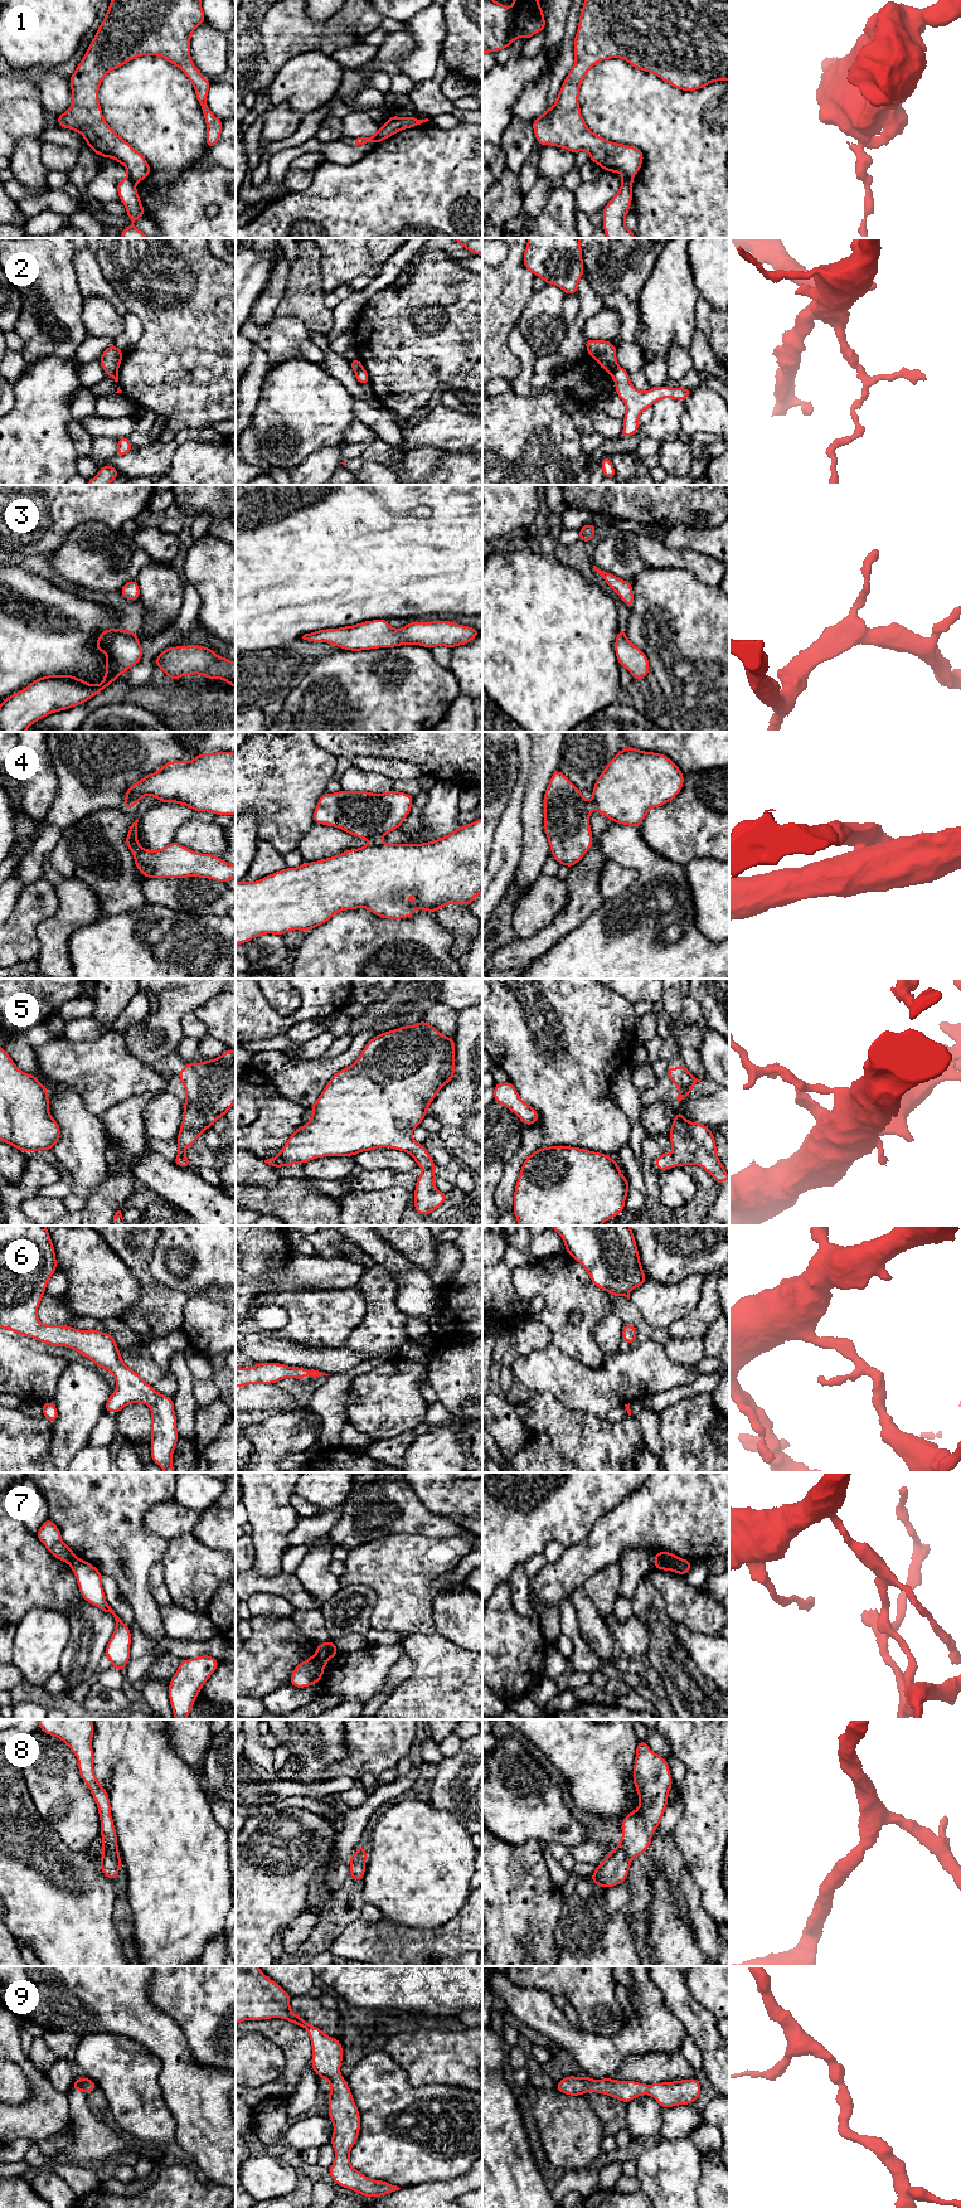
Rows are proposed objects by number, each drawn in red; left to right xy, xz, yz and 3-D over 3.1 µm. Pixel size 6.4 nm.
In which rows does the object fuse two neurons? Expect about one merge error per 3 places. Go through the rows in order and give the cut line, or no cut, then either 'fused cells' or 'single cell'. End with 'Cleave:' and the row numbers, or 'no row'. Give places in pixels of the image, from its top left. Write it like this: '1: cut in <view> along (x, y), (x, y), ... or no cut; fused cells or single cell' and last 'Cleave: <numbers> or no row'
1: cut in yz along (632, 176), (622, 179); fused cells
2: cut in yz along (617, 365), (611, 374); fused cells
3: no cut; single cell
4: cut in xz along (379, 839), (370, 842); fused cells
5: no cut; single cell
6: no cut; single cell
7: cut in yz along (655, 1554), (669, 1568); fused cells
8: no cut; single cell
9: no cut; single cell
Cleave: 1, 2, 4, 7

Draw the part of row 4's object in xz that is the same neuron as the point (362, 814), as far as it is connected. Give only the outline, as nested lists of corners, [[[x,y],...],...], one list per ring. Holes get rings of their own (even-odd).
[[[344,790],[325,792],[317,801],[312,821],[373,841],[399,829],[412,805],[413,796],[394,790],[383,794]]]

